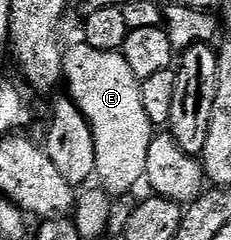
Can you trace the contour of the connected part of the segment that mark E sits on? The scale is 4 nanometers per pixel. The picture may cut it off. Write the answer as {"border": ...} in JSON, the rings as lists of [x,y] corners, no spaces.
{"border":[[[79,45],[71,51],[65,52],[62,61],[62,75],[69,98],[73,99],[76,106],[82,111],[82,116],[90,122],[94,148],[96,149],[95,172],[106,183],[110,183],[114,193],[130,193],[138,182],[146,179],[146,166],[148,165],[148,145],[154,138],[155,128],[150,126],[148,113],[144,113],[144,101],[140,101],[140,80],[128,69],[128,61],[117,51],[101,51],[95,47]]]}

